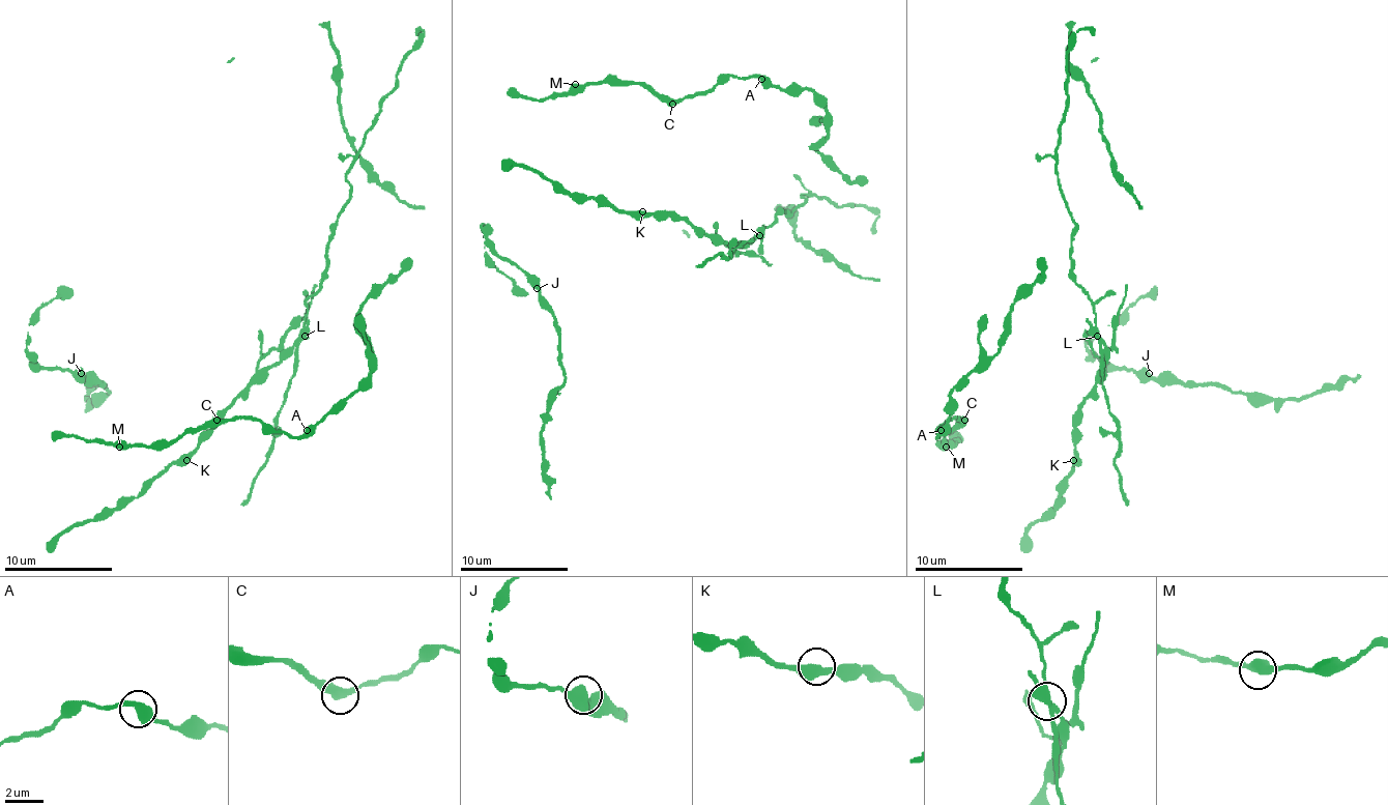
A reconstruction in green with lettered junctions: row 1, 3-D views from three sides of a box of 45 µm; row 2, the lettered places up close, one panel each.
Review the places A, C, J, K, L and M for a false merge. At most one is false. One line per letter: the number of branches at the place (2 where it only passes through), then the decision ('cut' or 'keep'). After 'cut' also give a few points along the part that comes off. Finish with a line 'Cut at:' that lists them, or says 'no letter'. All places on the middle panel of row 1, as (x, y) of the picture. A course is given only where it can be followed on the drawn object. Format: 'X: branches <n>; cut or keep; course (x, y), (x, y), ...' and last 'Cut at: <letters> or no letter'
A: branches 2; keep
C: branches 2; keep
J: branches 2; keep
K: branches 2; keep
L: branches 2; cut; course (759, 236), (783, 209), (791, 211), (805, 201), (803, 196), (870, 209), (878, 218), (873, 233)
M: branches 2; keep
Cut at: L

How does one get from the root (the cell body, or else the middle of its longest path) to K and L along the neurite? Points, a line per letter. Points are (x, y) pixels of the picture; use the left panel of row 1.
K: (307, 303), (304, 336), (225, 411), (211, 433), (186, 460)
L: (307, 303), (304, 336)

